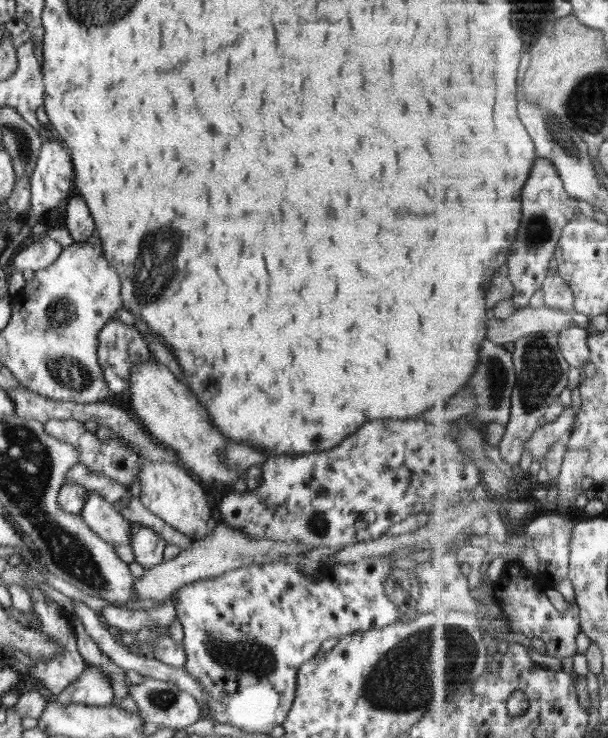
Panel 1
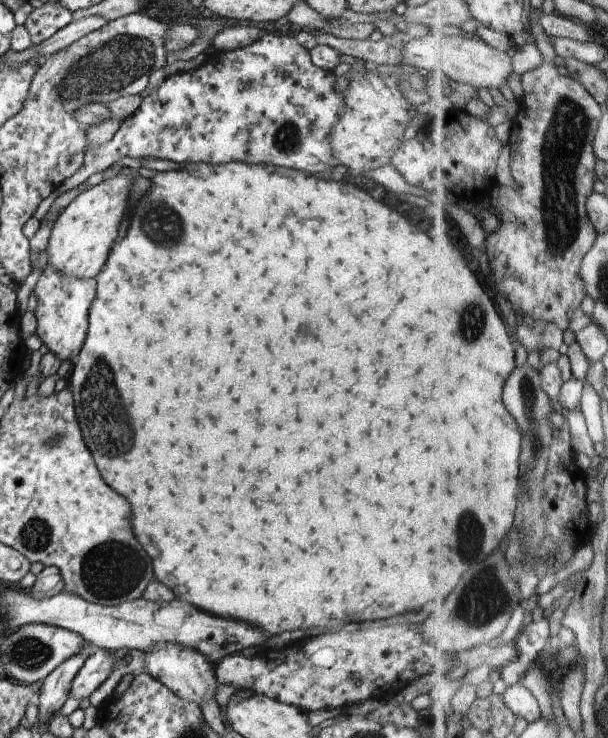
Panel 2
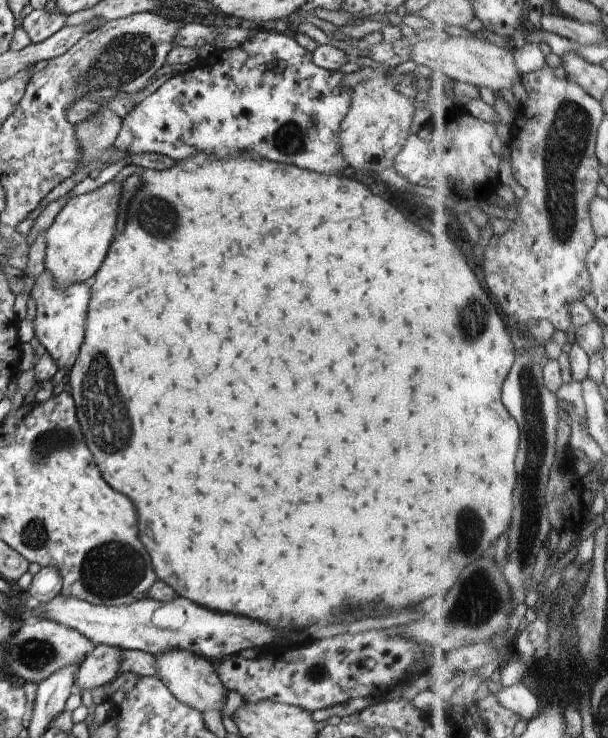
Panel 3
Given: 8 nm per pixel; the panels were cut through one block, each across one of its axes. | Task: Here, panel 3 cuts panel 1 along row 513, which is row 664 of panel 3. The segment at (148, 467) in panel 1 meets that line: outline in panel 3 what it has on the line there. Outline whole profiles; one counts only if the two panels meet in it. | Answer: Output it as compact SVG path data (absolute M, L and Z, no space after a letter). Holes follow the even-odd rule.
M171 649L154 655L154 667L155 677L185 706L193 707L200 713L211 709L222 710L222 698L226 688L220 682L216 665L210 663L206 658L185 649Z

